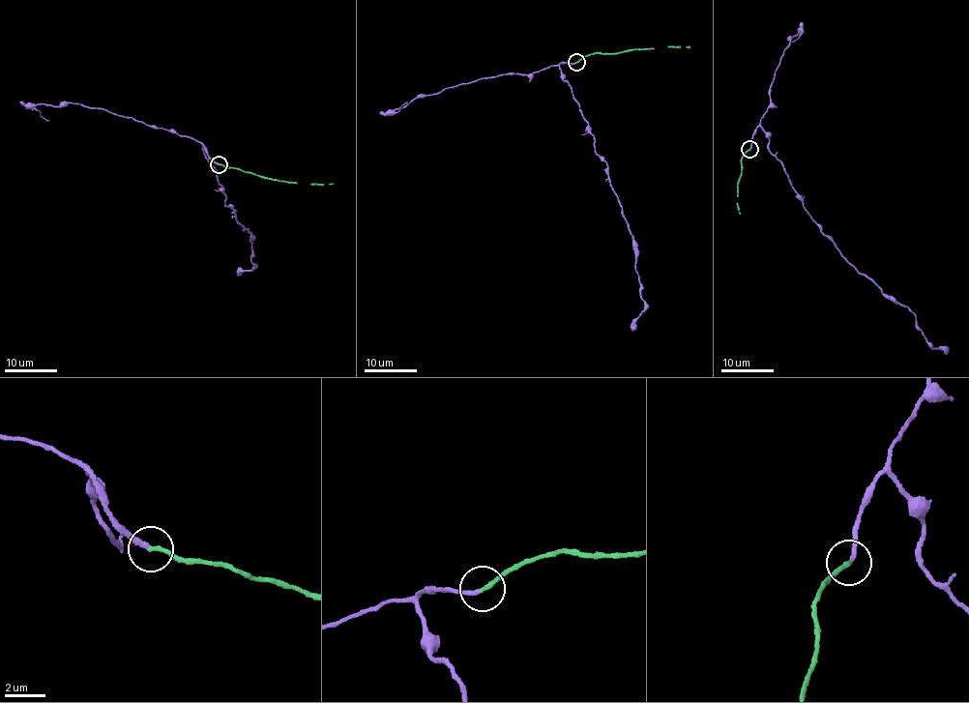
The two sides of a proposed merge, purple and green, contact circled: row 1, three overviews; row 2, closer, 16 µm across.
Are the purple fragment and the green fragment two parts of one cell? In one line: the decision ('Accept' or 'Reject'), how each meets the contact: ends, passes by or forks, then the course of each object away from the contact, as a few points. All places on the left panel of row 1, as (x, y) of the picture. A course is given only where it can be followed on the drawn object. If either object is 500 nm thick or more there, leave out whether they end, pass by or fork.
Accept. At the ring purple ends. At the ring green ends. Course of purple: (219, 164), (203, 144), (221, 186), (225, 205), (235, 210), (235, 219), (250, 236), (252, 269), (237, 272). Course of green: (219, 164), (276, 181), (333, 184)

